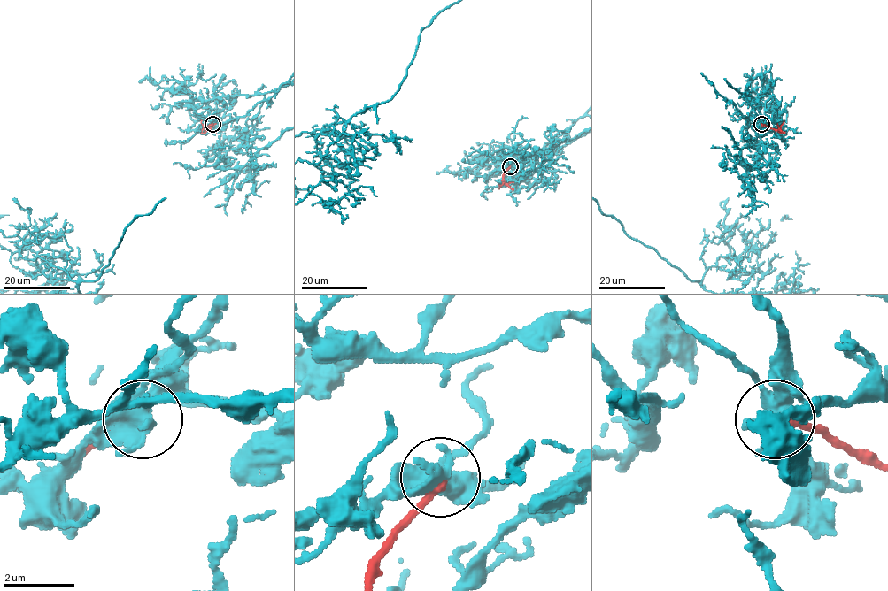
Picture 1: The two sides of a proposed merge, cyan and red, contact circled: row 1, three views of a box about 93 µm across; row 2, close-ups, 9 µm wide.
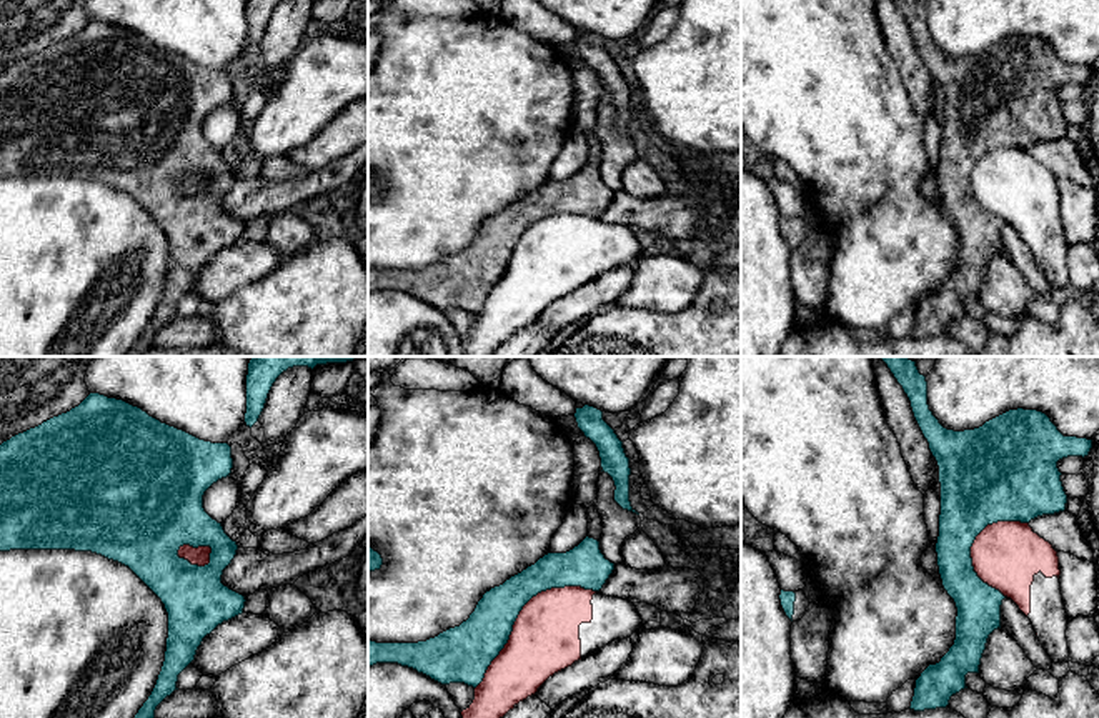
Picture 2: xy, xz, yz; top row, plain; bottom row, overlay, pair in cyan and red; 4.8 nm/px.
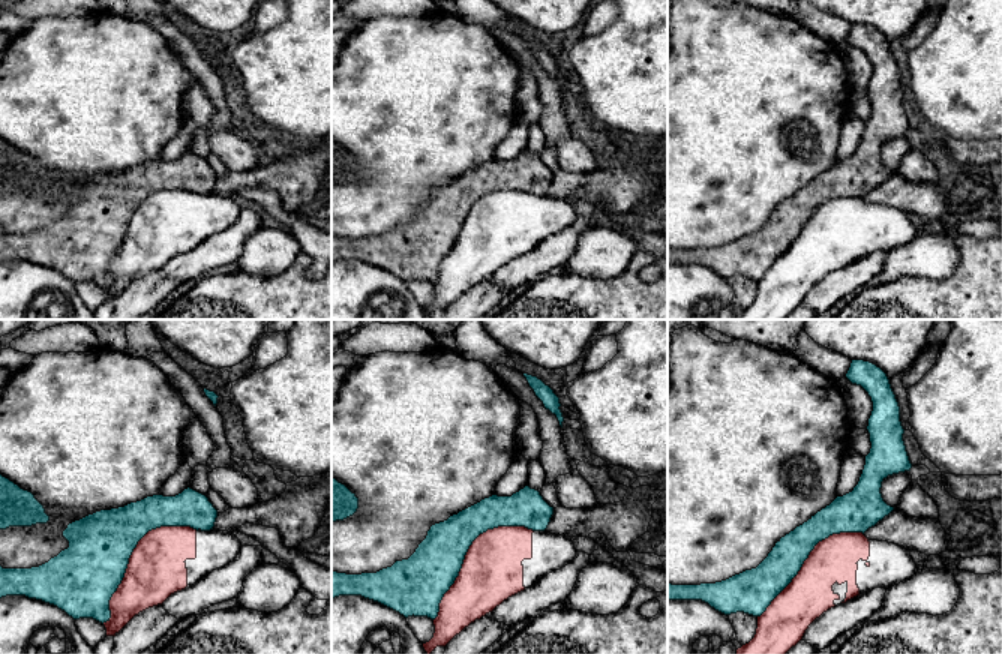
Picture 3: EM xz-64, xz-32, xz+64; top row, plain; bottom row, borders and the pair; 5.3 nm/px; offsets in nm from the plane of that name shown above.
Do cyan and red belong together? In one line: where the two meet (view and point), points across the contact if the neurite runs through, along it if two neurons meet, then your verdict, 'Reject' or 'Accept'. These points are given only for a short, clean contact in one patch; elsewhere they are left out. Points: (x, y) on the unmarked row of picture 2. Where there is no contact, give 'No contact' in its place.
Touches cyan at xz (520, 237). Reject

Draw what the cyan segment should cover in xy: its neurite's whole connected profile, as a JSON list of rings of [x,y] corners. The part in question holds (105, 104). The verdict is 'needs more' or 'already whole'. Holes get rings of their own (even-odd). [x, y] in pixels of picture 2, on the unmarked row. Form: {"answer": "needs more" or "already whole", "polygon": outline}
{"answer": "already whole", "polygon": [[[90,20],[78,33],[0,72],[0,178],[92,178],[128,193],[165,232],[168,265],[157,312],[125,357],[140,357],[155,345],[157,333],[177,315],[178,302],[195,287],[203,265],[218,252],[243,240],[245,223],[221,210],[223,197],[238,172],[203,135],[205,118],[233,95],[231,73],[200,67],[162,50],[123,27]],[[183,172],[210,173],[210,190],[191,192],[178,183]]]}

